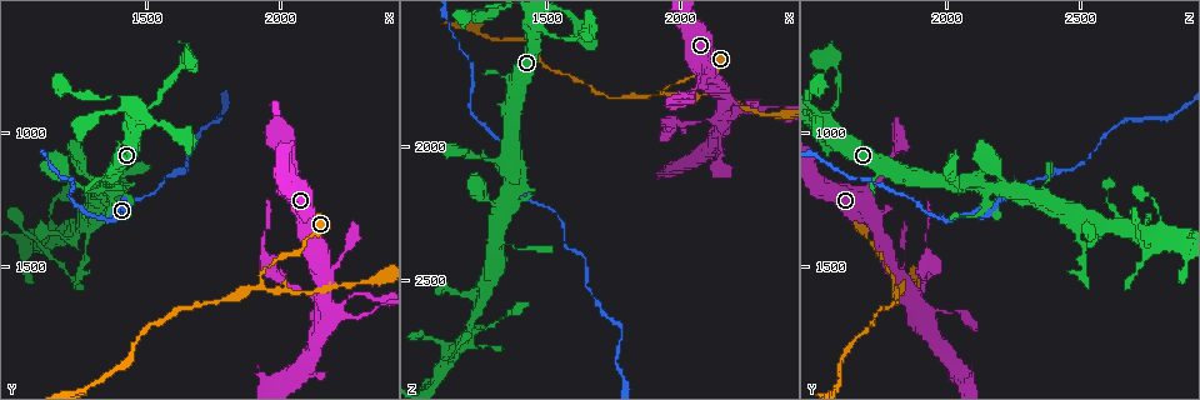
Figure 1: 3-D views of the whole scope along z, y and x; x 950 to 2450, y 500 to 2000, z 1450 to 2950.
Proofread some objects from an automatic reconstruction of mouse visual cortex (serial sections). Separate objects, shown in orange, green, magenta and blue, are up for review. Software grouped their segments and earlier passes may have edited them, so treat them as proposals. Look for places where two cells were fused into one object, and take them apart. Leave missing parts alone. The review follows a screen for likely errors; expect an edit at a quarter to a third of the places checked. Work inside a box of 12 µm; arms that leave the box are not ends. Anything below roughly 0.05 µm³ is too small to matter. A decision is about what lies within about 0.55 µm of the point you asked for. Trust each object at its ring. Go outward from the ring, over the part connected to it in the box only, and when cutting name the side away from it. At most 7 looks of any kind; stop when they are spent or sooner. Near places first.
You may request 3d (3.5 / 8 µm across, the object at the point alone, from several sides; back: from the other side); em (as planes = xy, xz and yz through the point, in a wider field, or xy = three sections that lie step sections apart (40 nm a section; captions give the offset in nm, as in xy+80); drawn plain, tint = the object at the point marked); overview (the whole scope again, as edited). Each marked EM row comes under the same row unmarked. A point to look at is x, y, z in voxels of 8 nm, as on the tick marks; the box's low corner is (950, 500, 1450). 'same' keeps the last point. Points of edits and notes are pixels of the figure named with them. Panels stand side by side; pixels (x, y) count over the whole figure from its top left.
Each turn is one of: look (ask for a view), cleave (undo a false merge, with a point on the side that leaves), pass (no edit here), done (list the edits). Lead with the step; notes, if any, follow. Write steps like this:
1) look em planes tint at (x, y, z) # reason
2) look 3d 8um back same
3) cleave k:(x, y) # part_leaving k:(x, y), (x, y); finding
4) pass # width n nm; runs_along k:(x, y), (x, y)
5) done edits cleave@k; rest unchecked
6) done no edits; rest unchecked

look 3d 3.5um back at (2170, 1660, 1910) # looks like a crossing

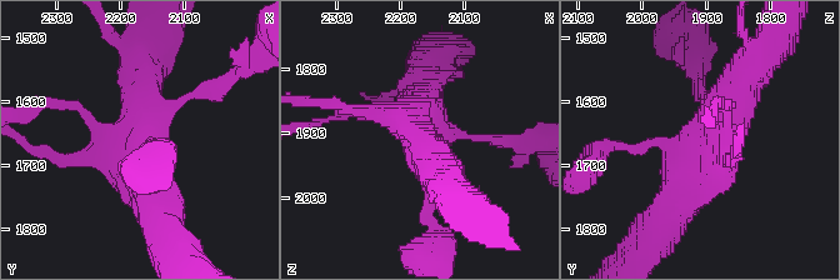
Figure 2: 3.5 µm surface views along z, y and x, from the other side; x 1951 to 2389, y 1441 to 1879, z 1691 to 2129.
look em planes tint at (2165, 1665, 1915)

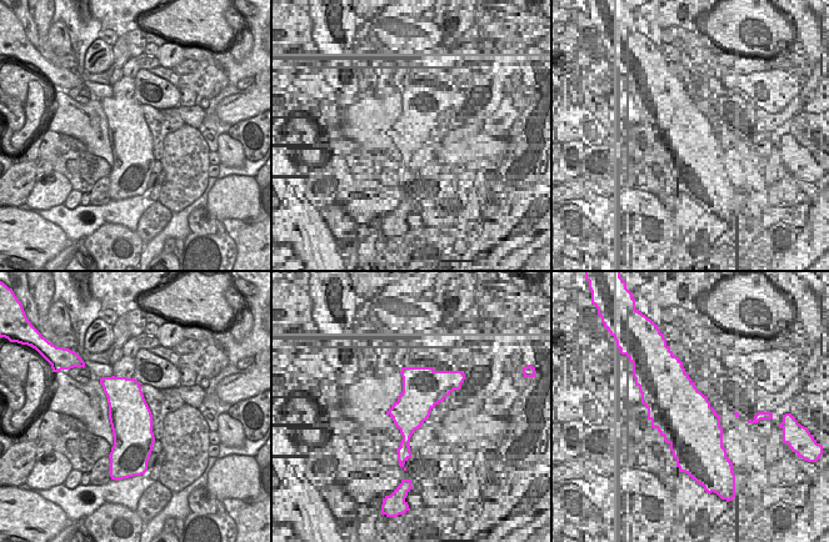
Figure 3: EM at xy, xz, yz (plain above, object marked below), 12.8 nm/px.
pass # runs_along 2:(755, 64), (675, 205); continuous, no second cell

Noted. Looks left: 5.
look 3d 3.5um back at (1930, 1560, 1800) # three-way junction

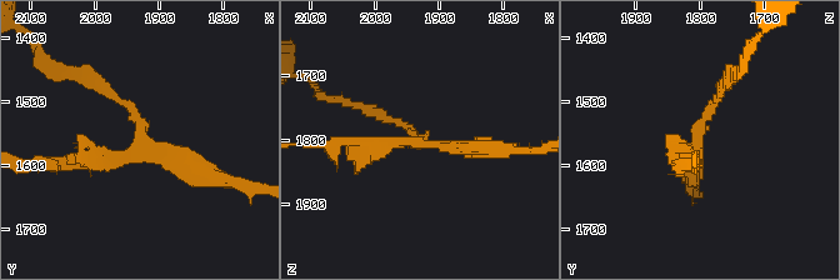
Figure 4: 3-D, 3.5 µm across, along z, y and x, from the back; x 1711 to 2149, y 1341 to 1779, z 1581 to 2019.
look em xy step 5 tint at (1925, 1570, 1810) # arms 3; arm_widths 100, 250, 250 nm; need the tissue

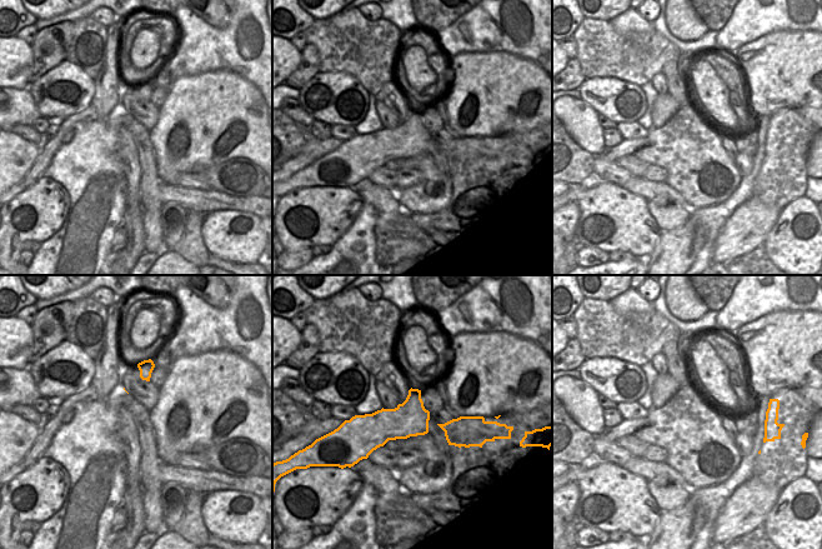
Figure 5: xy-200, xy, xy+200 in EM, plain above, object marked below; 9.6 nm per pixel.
pass # runs_along 4:(100, 85), (131, 108), (150, 154), (220, 178); continuous, no second cell

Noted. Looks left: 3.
look 3d 8um back at (1250, 1360, 2590)

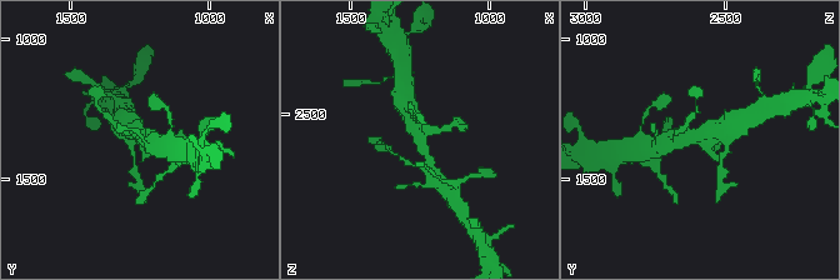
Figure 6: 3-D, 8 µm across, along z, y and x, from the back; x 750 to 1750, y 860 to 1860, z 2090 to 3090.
look 3d 3.5um at (1260, 1360, 2590) # closer look

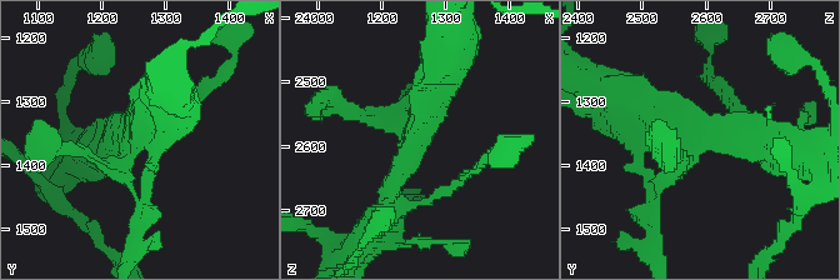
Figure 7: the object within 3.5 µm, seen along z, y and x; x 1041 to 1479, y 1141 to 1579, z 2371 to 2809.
look em planes tint at (1250, 1350, 2585) # arms 3; arm_widths 150, 300, 450 nm

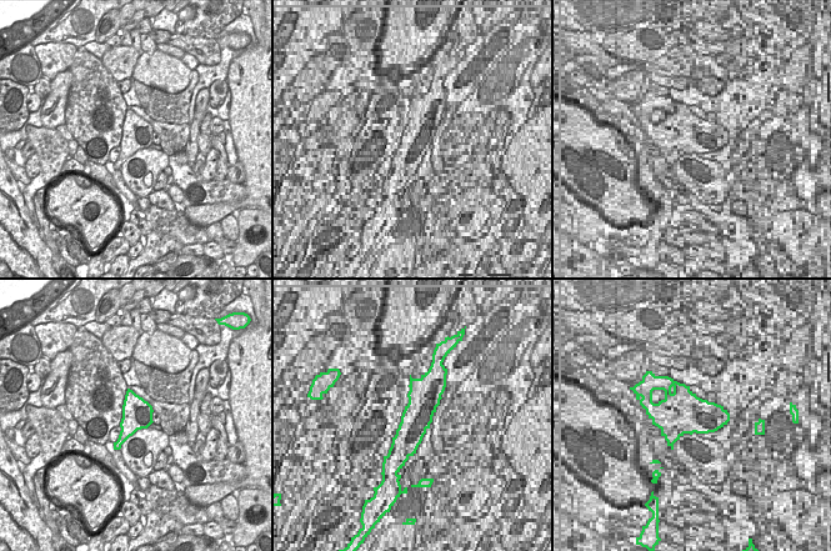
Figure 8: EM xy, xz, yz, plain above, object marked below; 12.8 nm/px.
pass # runs_along 7:(441, 70), (388, 211); one cell here

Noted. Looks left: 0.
done no edits; rest unchecked

